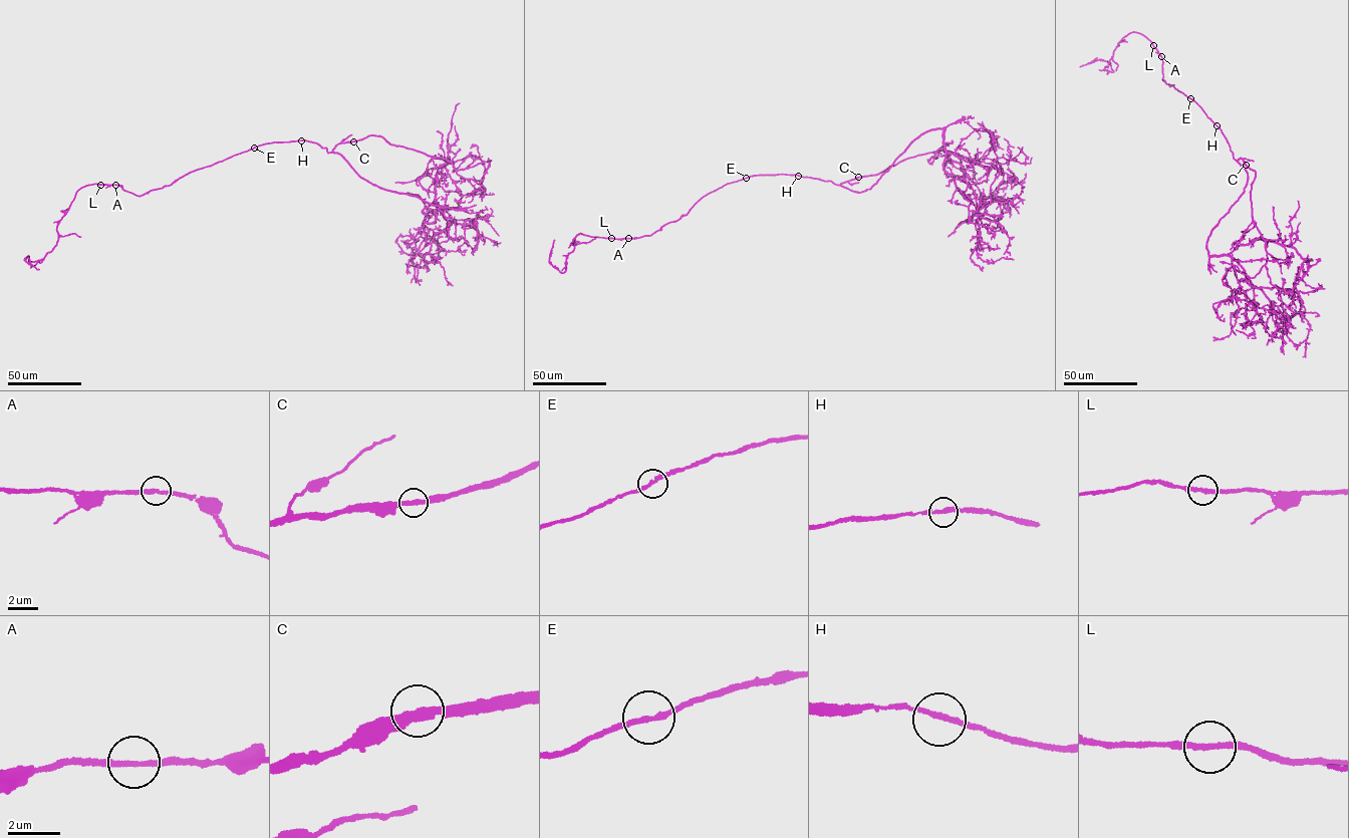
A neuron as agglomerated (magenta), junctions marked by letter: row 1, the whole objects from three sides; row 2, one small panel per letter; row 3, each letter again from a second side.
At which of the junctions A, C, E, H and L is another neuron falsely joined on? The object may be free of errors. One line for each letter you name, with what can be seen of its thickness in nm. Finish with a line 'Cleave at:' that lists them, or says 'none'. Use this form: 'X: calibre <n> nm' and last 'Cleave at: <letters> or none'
Cleave at: none

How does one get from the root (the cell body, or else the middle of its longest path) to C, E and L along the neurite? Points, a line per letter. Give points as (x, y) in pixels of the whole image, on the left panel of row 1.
C: (301, 141), (316, 143), (328, 153), (338, 144), (353, 142)
E: (301, 141), (254, 148)
L: (301, 141), (261, 145), (140, 196), (118, 185), (100, 185)

